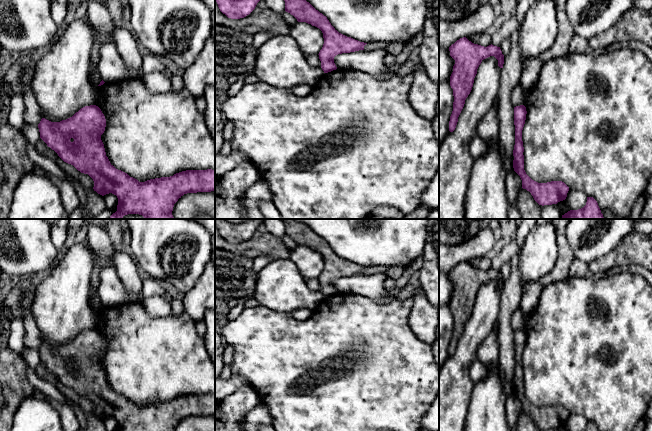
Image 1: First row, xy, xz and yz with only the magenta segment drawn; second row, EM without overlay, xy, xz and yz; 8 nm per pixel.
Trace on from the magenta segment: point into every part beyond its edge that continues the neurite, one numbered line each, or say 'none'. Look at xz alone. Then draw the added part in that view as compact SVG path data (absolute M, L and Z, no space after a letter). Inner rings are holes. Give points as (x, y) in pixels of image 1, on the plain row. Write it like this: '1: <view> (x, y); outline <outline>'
none

